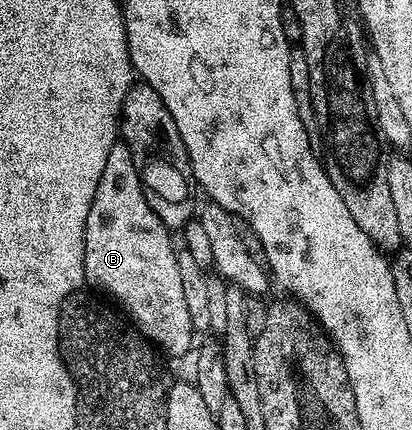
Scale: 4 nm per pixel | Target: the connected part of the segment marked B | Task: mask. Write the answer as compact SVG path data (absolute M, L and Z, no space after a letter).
M116 142L113 150L109 150L109 158L105 158L105 170L101 170L101 182L97 182L91 194L89 218L85 222L83 274L88 285L96 284L100 288L98 289L100 293L108 292L112 296L110 299L126 313L130 323L138 328L140 334L146 336L158 351L160 348L171 356L183 356L187 351L192 351L193 329L189 322L189 306L185 306L181 270L177 270L179 252L177 244L175 248L174 242L171 241L171 236L173 236L172 229L163 225L161 218L157 218L157 214L145 198L131 152L126 144Z

